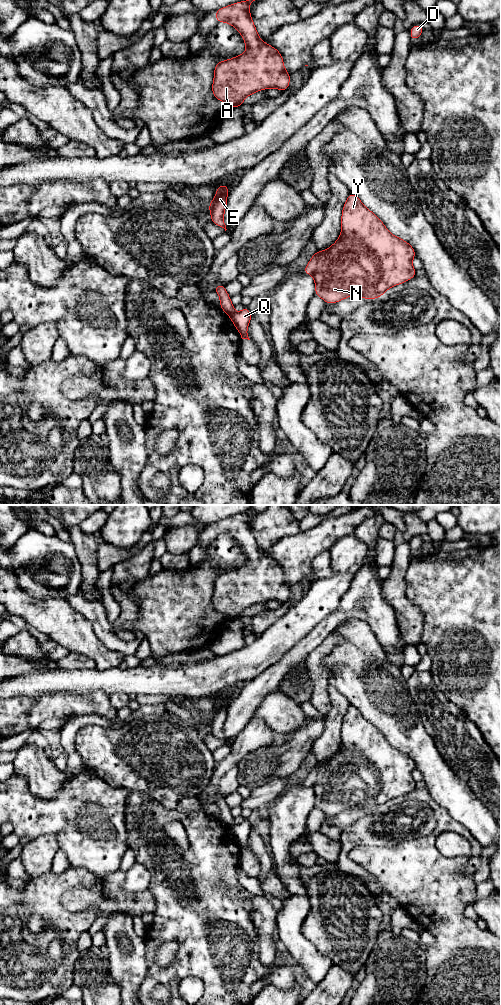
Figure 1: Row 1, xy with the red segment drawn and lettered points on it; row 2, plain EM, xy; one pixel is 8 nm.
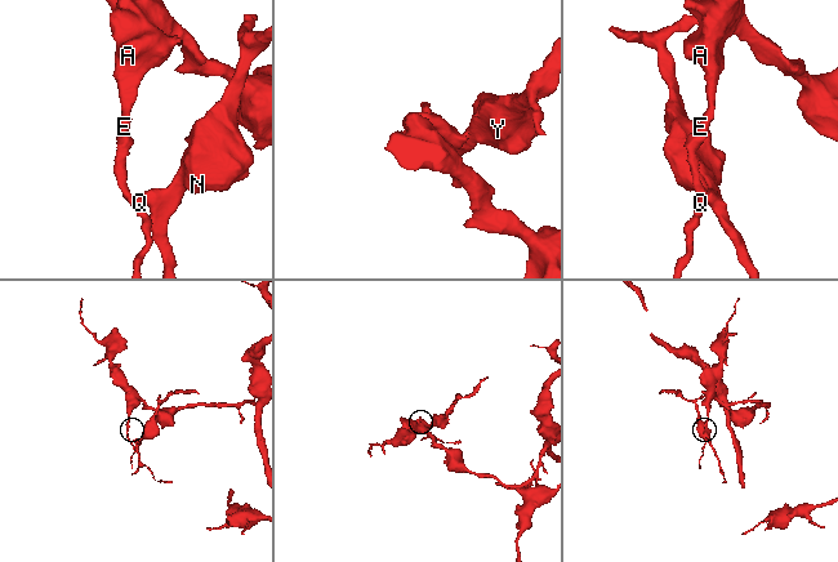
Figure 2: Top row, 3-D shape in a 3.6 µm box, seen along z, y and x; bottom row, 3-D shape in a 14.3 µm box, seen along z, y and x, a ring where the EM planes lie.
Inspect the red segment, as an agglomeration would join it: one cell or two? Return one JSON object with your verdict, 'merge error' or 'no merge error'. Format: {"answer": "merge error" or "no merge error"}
{"answer": "merge error"}

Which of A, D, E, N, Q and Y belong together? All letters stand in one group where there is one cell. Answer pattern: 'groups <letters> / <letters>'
groups A E / D N Q Y

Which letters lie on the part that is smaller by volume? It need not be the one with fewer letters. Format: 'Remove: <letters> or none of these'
Remove: D, N, Q, Y

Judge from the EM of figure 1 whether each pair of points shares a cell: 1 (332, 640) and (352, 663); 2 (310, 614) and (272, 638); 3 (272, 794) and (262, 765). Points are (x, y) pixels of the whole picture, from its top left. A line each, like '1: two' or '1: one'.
1: two
2: one
3: two

